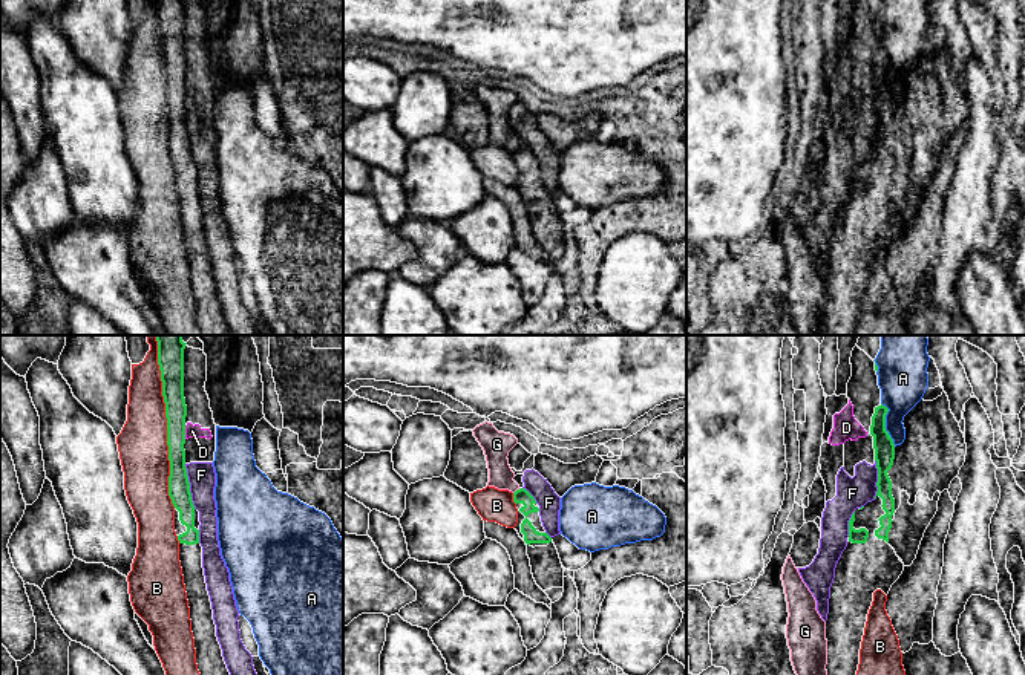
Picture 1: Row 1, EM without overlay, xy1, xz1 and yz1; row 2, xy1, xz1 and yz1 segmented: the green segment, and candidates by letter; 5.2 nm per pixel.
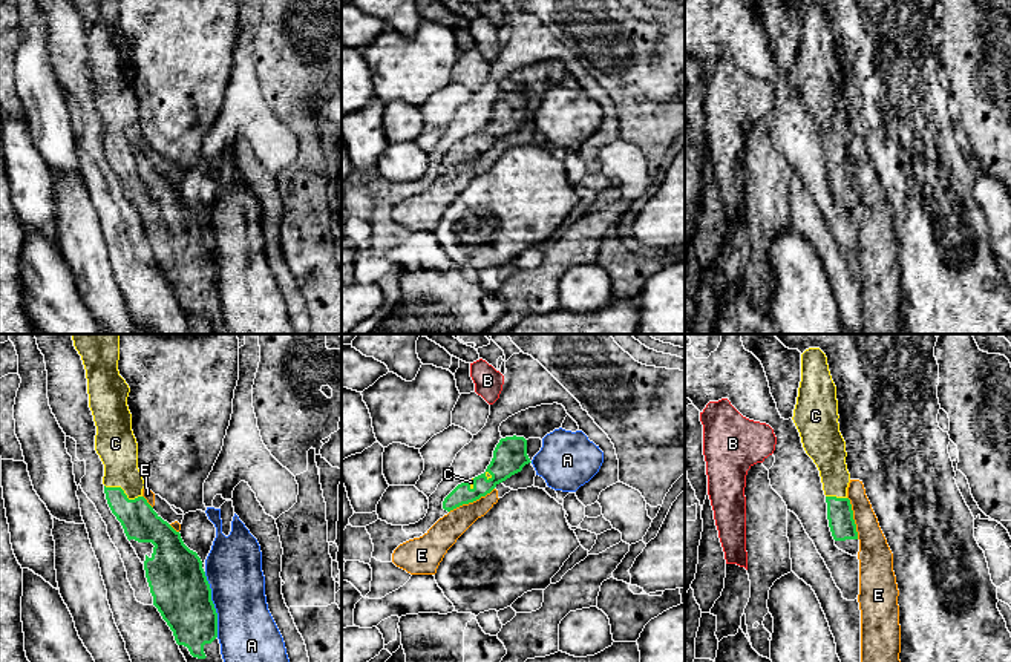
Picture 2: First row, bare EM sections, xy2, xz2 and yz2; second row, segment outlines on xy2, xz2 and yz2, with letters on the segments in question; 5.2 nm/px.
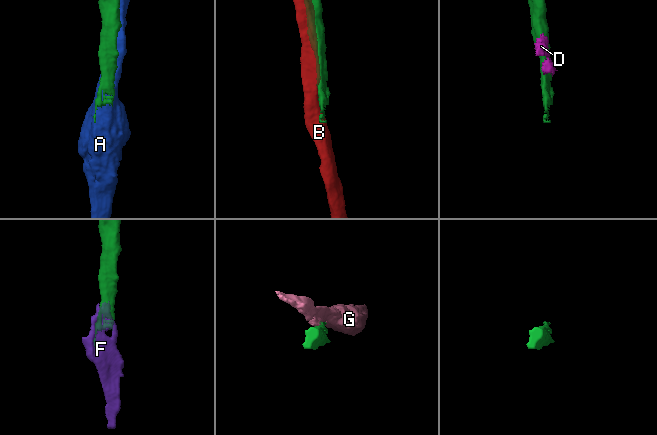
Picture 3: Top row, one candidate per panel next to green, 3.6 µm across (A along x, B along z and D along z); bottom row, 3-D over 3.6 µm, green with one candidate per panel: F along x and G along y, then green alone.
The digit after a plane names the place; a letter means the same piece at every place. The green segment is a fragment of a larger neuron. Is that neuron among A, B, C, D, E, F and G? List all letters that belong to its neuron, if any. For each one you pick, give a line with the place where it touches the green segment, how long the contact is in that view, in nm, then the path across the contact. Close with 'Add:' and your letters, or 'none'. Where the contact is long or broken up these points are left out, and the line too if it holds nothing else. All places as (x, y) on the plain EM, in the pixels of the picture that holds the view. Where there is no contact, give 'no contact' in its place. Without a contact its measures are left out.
C: meets green in xy2 at (123, 149); contact 220 nm long
Add: C

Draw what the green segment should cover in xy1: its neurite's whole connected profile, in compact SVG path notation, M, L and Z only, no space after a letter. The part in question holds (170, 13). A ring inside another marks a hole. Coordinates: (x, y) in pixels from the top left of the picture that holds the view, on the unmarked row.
M158 0L158 21L165 60L170 118L169 153L175 164L175 188L179 197L179 219L190 265L198 328L201 335L231 335L216 294L216 282L202 225L199 168L192 158L185 126L185 2L187 0Z

